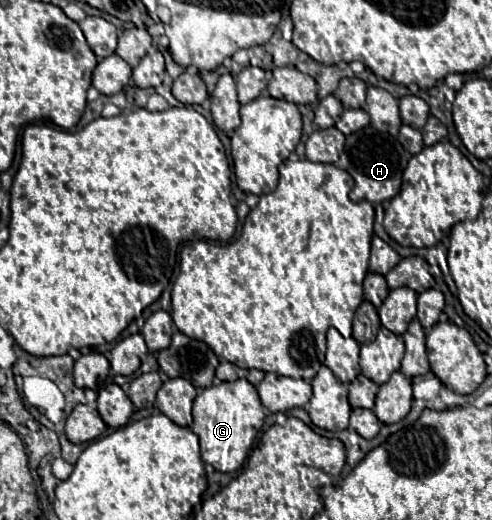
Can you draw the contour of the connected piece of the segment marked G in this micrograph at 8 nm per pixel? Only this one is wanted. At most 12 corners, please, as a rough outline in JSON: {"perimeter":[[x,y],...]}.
{"perimeter":[[247,379],[193,401],[191,431],[217,471],[241,469],[263,427]]}

